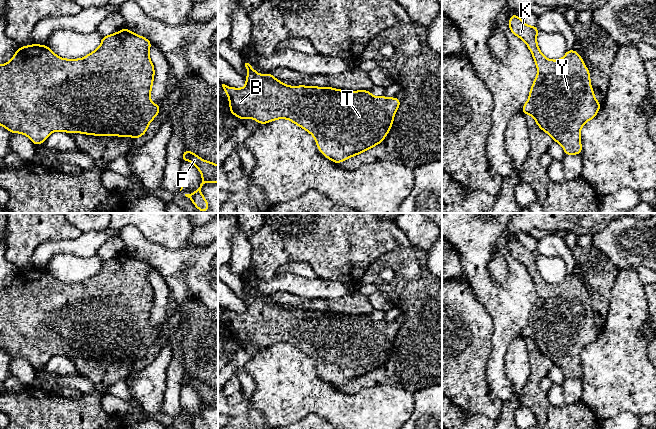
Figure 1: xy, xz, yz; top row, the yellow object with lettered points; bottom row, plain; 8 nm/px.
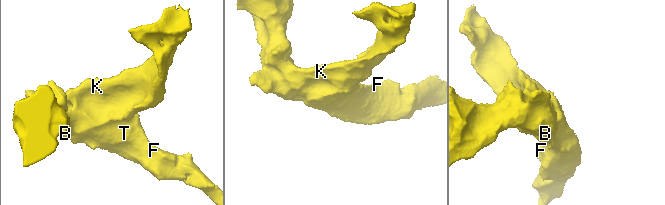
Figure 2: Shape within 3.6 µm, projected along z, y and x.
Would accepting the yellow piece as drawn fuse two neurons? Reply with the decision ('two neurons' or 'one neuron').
one neuron

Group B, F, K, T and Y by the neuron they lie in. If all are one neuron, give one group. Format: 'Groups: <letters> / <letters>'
Groups: B F K T Y

